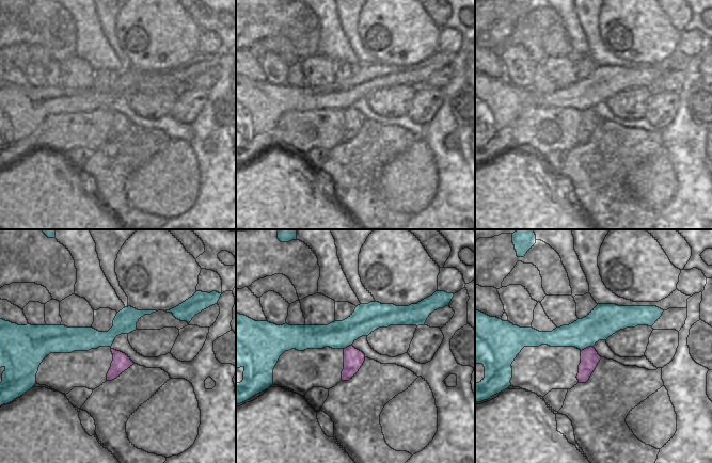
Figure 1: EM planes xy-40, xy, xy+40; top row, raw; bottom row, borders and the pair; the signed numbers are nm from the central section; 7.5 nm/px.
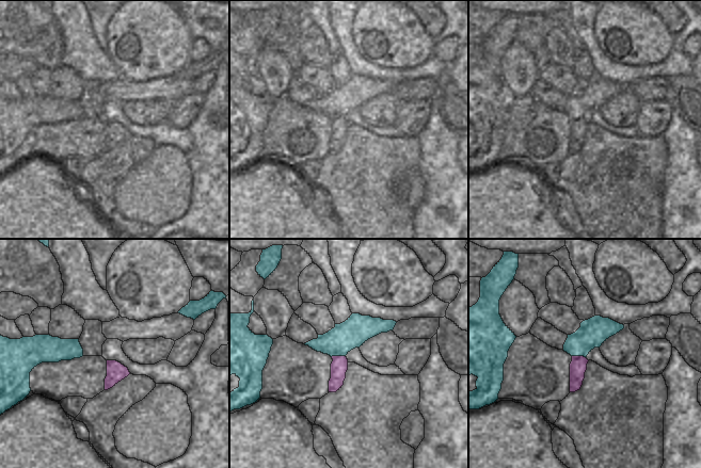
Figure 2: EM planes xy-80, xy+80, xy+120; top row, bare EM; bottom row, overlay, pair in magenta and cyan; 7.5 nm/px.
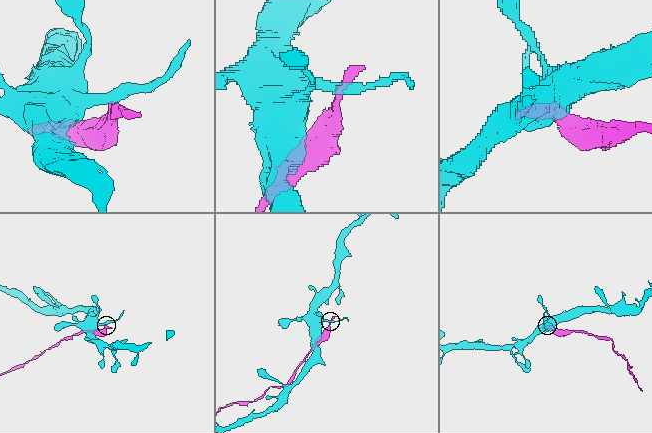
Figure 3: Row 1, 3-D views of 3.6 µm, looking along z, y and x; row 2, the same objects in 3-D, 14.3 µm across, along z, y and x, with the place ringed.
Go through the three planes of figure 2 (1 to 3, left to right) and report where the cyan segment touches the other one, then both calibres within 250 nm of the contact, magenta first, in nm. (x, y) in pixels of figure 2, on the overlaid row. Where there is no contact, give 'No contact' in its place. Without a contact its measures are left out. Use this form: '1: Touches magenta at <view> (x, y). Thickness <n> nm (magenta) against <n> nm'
1: No contact
2: Touches magenta at xy+80 (337, 356). Thickness 130 nm (magenta) against 220 nm
3: Touches magenta at xy+120 (578, 356). Thickness 130 nm (magenta) against 220 nm.

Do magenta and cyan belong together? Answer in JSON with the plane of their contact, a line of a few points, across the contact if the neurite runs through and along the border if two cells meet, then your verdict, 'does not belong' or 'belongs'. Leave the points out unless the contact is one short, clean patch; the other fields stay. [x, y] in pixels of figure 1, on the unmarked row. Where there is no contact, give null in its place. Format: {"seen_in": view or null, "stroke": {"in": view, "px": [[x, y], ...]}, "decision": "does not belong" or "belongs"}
{"seen_in": "xy+40", "stroke": {"in": "xy+40", "px": [[592, 107], [588, 107], [581, 112]]}, "decision": "does not belong"}

